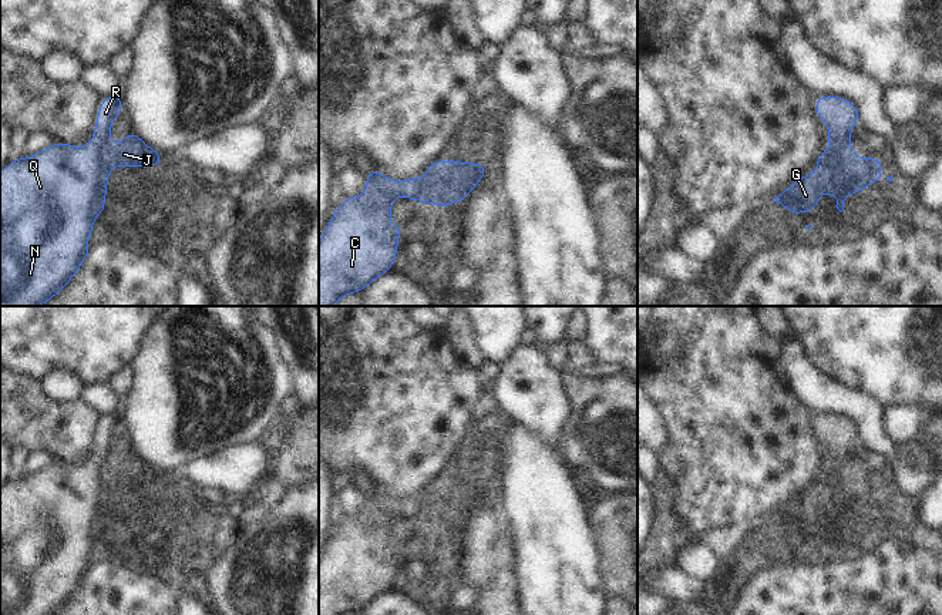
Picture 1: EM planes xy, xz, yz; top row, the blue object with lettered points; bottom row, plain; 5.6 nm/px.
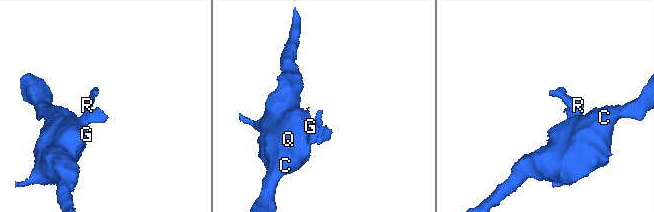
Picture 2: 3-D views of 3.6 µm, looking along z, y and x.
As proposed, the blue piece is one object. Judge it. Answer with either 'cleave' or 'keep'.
cleave

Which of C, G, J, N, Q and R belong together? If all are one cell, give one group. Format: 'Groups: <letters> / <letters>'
Groups: C G N Q R / J.

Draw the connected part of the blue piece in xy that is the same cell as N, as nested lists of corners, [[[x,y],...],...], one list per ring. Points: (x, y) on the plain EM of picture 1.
[[[122,414],[104,416],[97,431],[95,448],[92,458],[87,464],[73,466],[61,460],[51,466],[33,473],[27,477],[16,477],[0,491],[0,615],[55,615],[80,589],[83,581],[90,572],[88,558],[92,551],[95,537],[105,528],[105,515],[108,508],[108,495],[111,485],[100,475],[101,468],[108,463],[111,456],[111,443],[122,431]]]

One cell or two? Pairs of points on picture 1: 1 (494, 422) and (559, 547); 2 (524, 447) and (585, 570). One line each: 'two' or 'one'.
1: one
2: one

